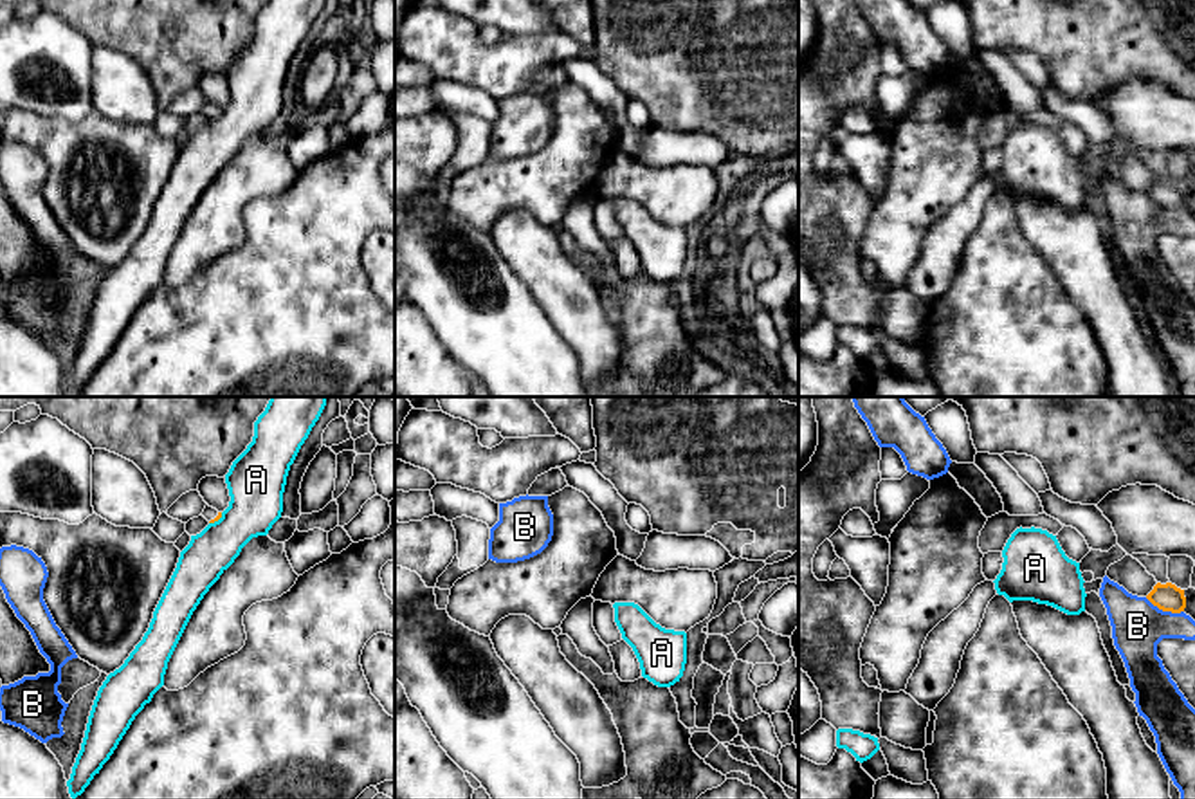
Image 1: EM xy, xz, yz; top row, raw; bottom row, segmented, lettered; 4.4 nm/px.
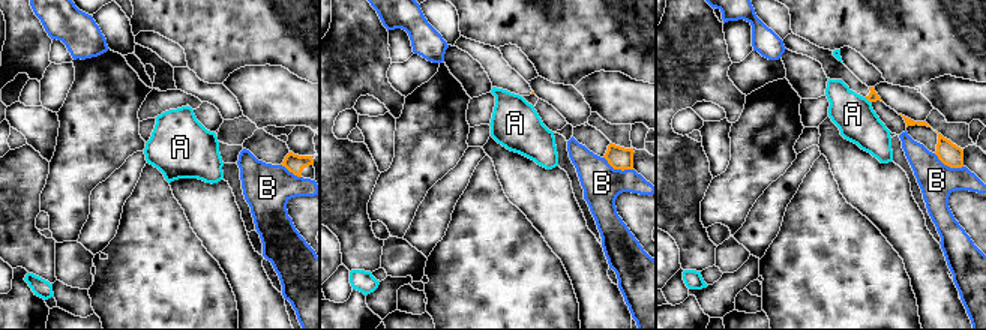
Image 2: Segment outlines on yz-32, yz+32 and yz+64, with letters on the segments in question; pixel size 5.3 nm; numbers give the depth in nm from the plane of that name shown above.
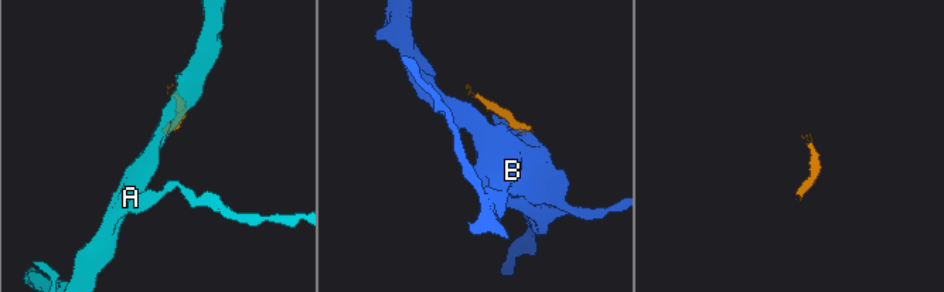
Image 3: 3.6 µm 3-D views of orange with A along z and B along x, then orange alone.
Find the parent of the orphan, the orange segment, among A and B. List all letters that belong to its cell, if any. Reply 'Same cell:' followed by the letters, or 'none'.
Same cell: none

